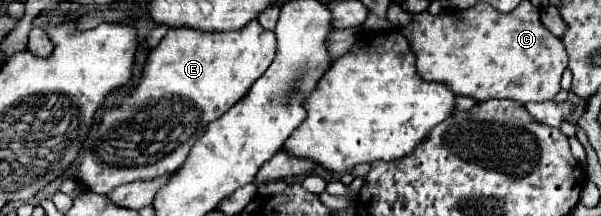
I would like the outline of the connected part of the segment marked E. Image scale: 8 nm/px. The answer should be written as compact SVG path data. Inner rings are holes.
M257 20L247 24L247 28L229 32L205 32L191 26L169 28L159 46L151 50L143 78L133 90L131 98L125 98L121 102L121 110L109 110L103 116L99 132L93 136L93 140L89 140L89 146L83 148L85 156L79 166L79 174L75 172L75 180L85 184L93 192L109 194L121 184L149 180L181 168L193 144L207 130L207 124L223 116L249 92L251 84L259 76L263 76L265 68L275 58L275 44L275 32L265 30Z

